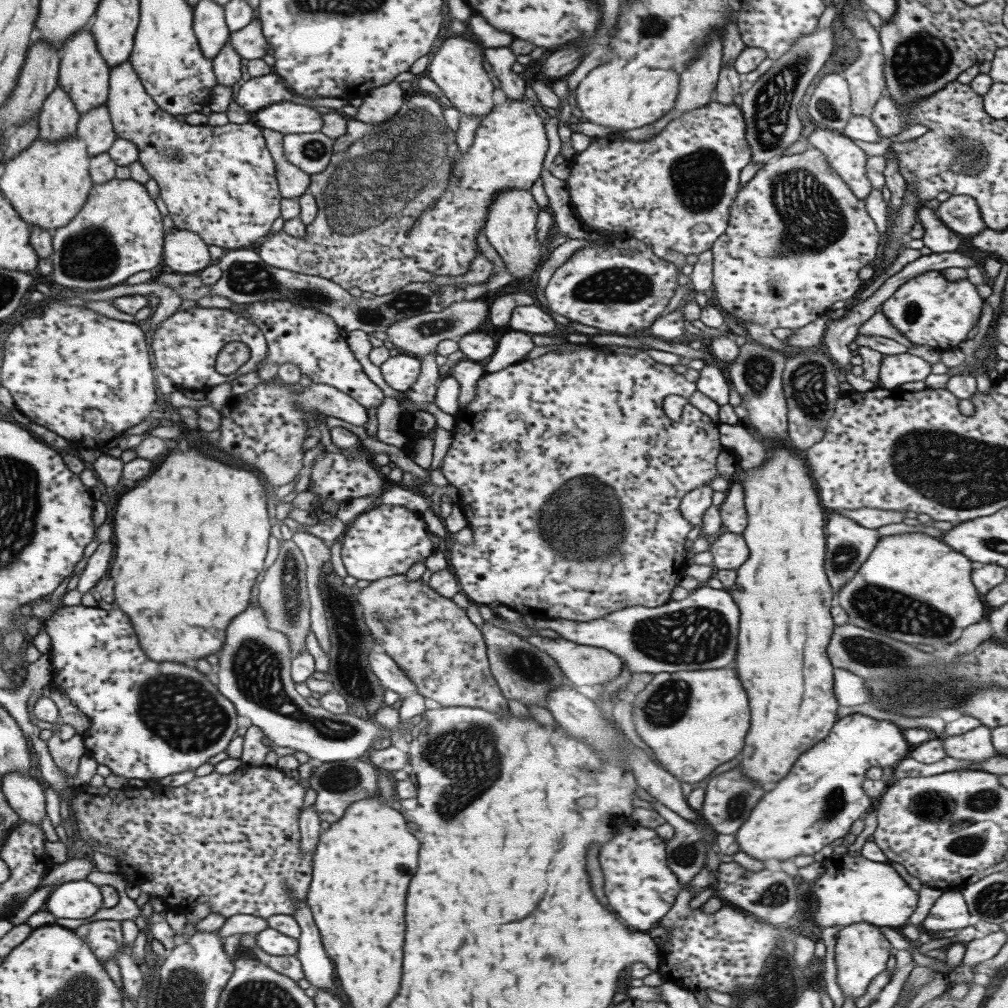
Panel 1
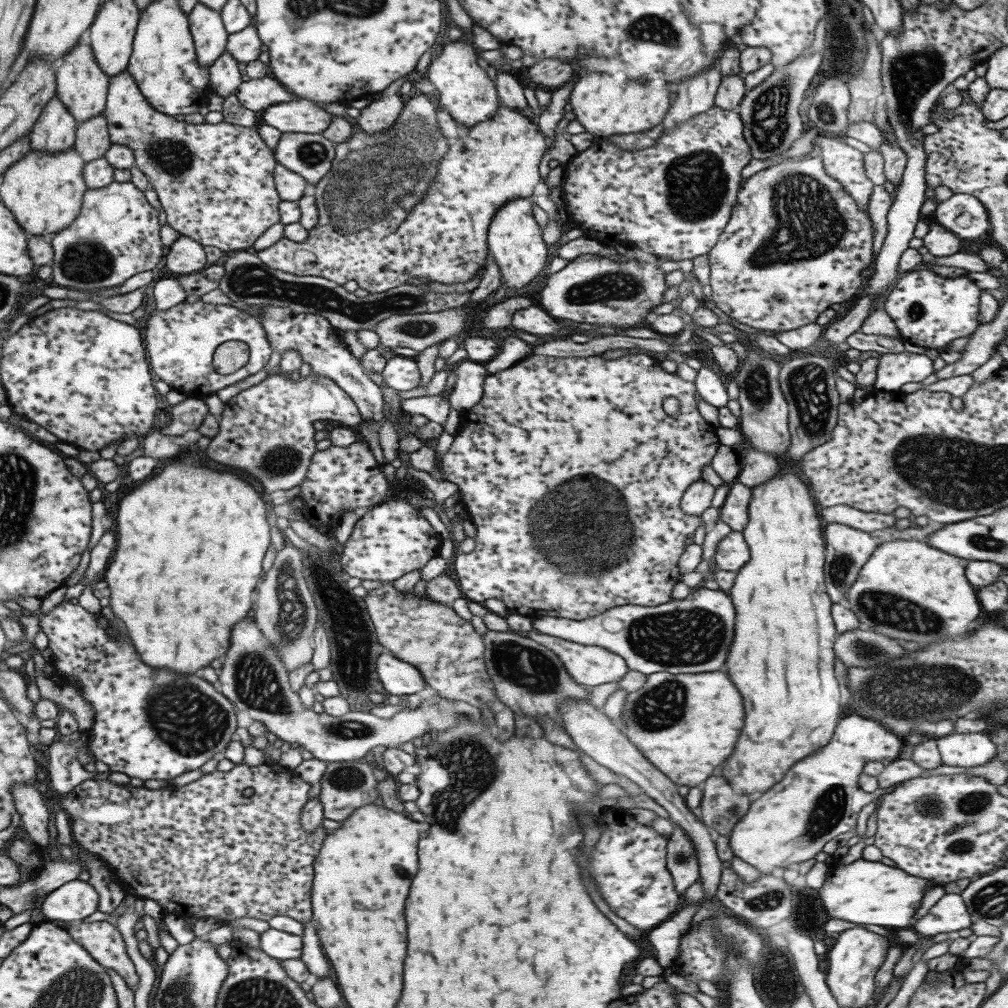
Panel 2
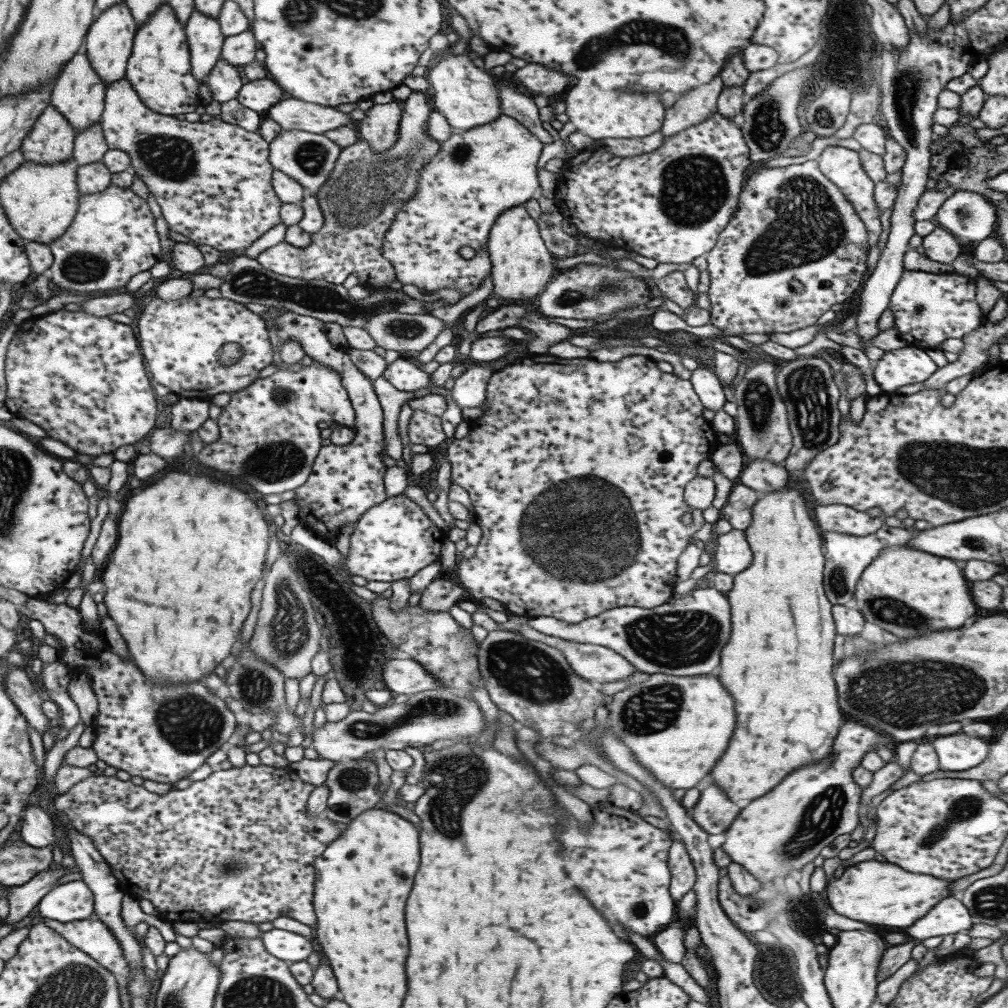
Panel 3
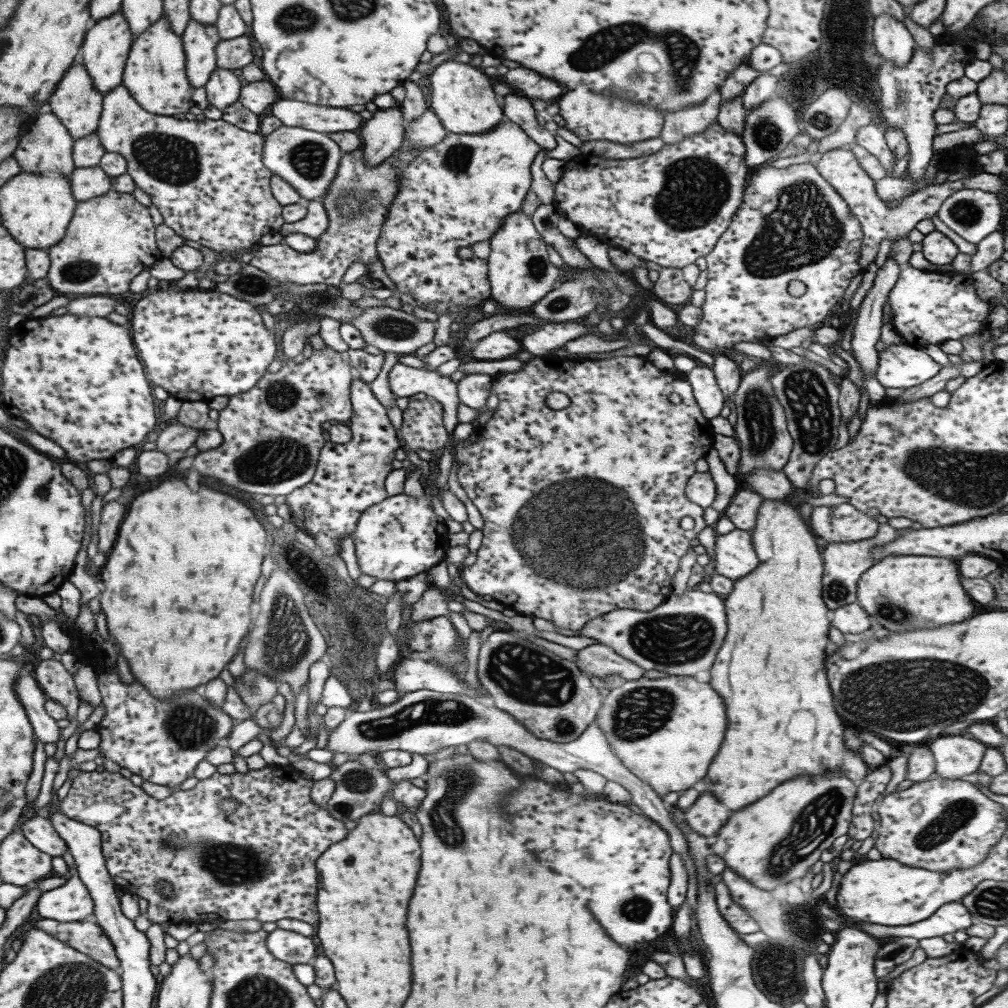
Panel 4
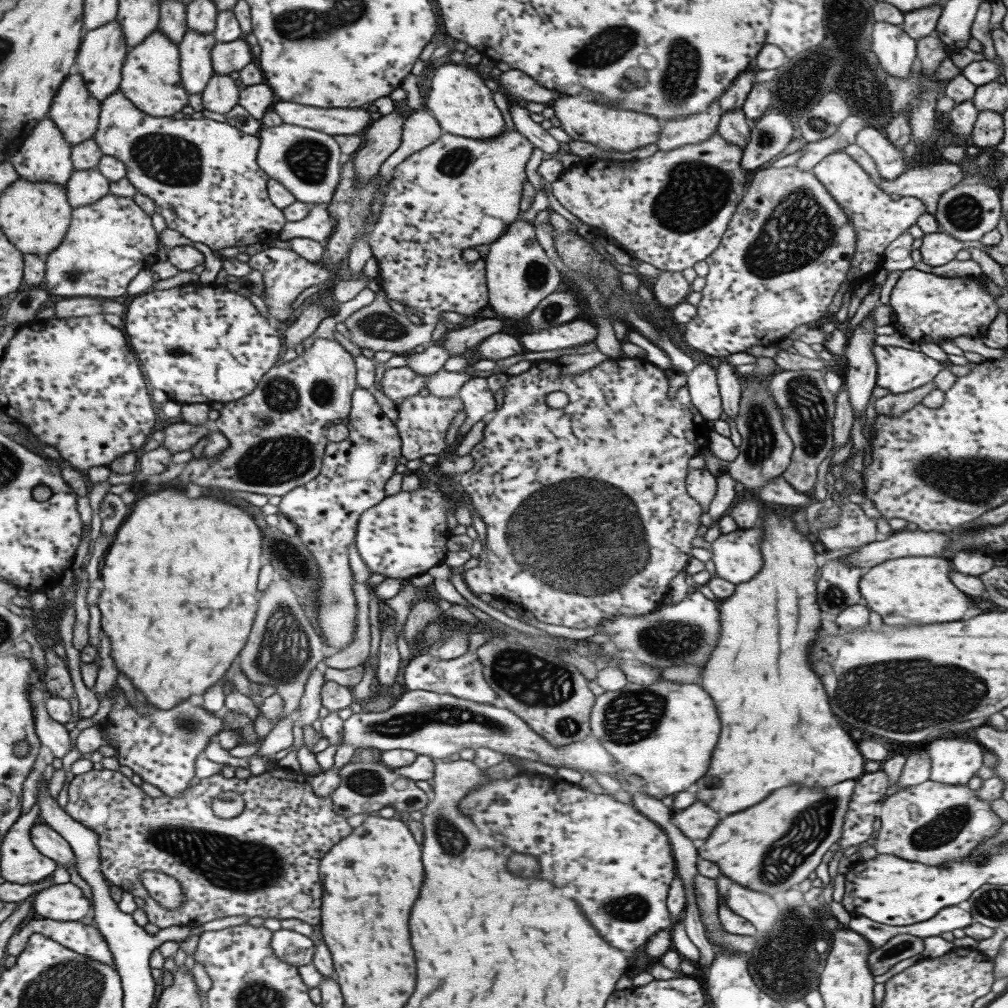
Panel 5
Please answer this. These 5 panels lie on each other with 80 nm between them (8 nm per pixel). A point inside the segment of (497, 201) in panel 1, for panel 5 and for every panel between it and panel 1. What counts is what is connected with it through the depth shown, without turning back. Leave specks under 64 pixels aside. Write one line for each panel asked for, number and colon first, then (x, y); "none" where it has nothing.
2: (514, 239)
3: (520, 266)
4: (519, 274)
5: (518, 275)

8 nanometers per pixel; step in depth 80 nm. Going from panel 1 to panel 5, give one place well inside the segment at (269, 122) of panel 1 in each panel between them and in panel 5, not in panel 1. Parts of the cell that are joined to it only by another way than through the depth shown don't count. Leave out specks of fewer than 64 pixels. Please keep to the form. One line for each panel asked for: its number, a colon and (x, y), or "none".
2: (301, 116)
3: (289, 114)
4: (291, 113)
5: (330, 121)

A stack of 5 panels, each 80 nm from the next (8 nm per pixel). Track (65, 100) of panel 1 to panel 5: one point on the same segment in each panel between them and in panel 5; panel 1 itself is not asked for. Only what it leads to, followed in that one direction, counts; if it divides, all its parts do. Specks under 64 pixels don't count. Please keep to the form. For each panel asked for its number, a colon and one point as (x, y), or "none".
2: (55, 131)
3: (52, 139)
4: (48, 147)
5: (46, 156)

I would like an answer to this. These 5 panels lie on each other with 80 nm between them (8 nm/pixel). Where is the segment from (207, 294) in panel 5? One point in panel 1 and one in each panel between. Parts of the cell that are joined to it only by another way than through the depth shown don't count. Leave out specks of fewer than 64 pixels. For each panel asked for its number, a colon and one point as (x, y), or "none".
1: (184, 346)
2: (179, 342)
3: (180, 340)
4: (196, 345)

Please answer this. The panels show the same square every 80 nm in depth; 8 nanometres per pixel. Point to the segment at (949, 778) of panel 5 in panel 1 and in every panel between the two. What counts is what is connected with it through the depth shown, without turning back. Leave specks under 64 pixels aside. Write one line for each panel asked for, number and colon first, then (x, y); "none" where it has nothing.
1: (975, 745)
2: (972, 749)
3: (957, 751)
4: (955, 756)

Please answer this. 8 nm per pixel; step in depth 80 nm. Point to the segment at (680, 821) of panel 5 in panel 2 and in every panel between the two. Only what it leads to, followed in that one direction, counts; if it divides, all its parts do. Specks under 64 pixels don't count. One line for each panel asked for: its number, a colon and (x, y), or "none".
2: (720, 808)
3: (713, 813)
4: (705, 816)

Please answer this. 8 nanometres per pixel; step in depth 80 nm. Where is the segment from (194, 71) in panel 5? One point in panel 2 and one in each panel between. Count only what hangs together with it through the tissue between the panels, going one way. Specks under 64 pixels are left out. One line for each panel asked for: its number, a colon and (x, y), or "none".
2: (207, 31)
3: (202, 32)
4: (198, 40)

